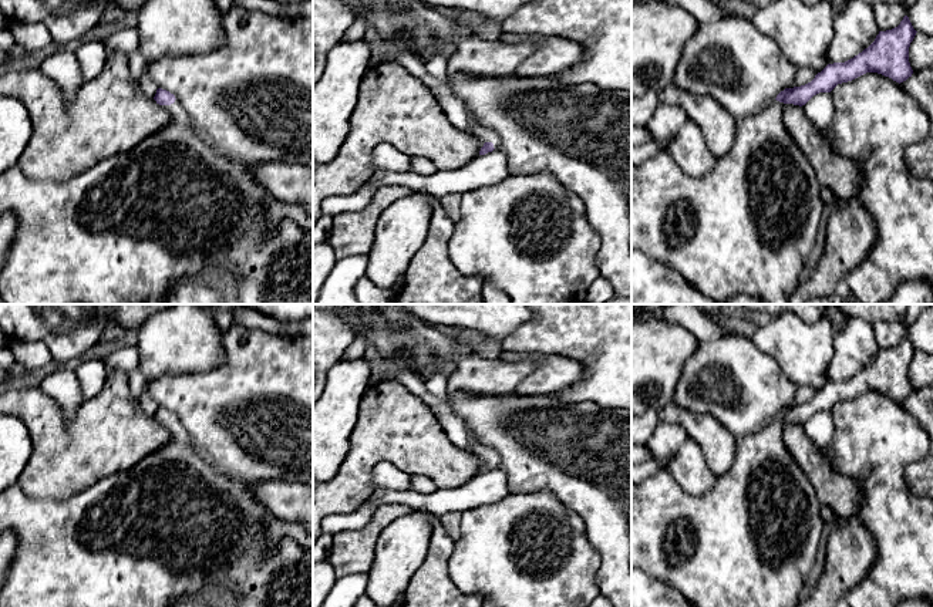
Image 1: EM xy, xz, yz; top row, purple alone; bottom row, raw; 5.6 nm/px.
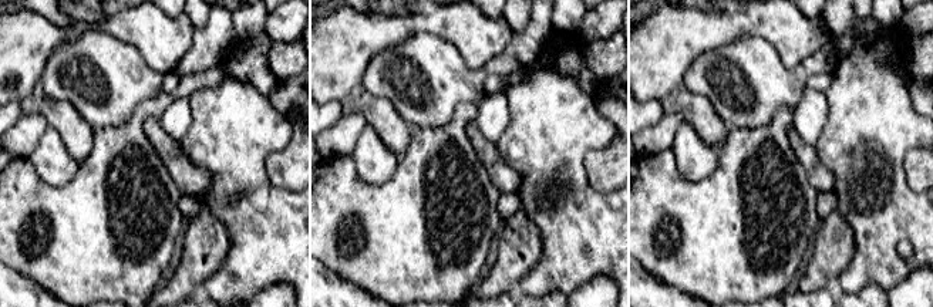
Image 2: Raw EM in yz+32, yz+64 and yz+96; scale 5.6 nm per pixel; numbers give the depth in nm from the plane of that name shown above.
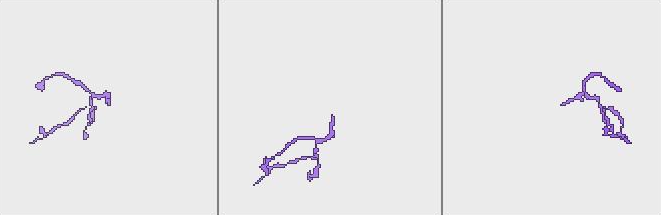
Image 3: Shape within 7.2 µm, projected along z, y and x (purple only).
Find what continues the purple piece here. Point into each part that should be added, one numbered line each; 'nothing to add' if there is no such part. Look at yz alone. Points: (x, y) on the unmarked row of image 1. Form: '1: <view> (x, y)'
1: yz (751, 540)

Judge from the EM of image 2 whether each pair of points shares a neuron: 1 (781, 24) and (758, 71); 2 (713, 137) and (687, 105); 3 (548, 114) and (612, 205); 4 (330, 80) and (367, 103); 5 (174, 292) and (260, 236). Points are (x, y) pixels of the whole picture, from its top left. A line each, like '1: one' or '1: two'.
1: two
2: one
3: one
4: two
5: two

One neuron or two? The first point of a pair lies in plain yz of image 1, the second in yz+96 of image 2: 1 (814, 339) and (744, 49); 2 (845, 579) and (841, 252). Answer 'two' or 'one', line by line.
1: two
2: one

